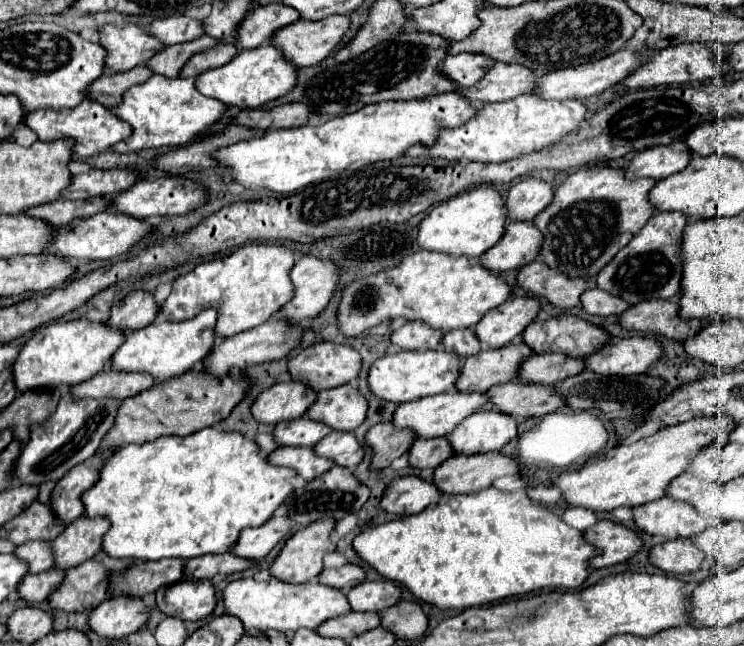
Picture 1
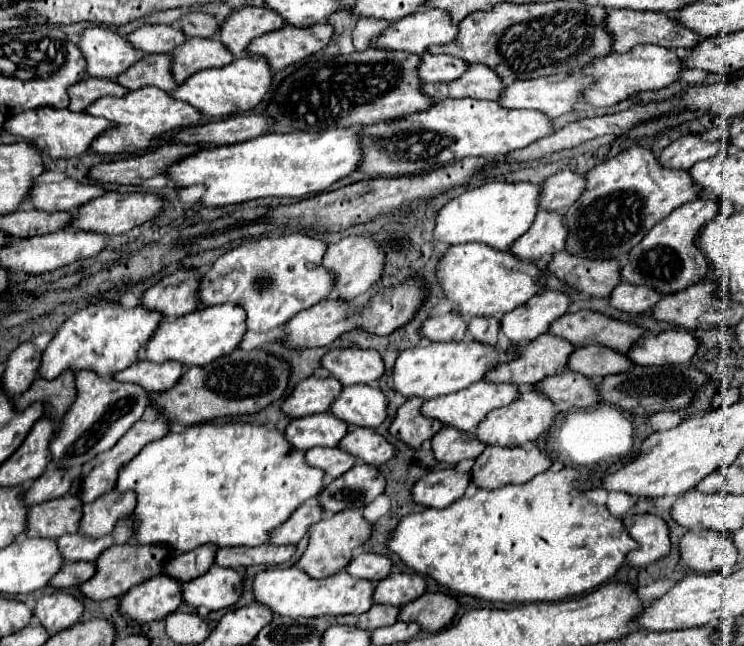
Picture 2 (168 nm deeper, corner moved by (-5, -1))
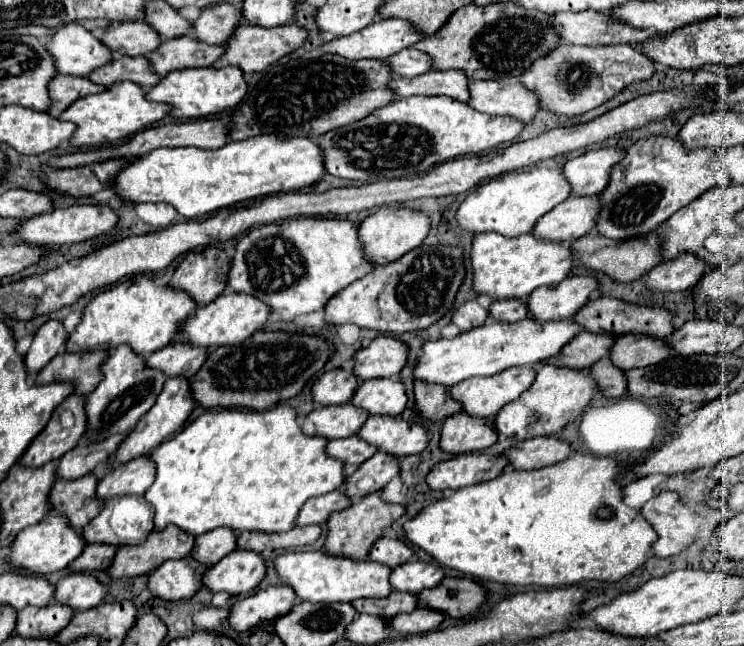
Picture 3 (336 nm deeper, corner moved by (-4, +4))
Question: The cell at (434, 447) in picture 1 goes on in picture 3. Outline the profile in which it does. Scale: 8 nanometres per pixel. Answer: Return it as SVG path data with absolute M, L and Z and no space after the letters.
M458 412L444 420L440 448L448 454L482 452L498 440L496 436L494 418L476 418L466 412Z

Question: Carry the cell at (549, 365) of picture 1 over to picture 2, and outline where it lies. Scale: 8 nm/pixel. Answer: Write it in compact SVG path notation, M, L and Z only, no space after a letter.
M589 345L589 347L575 349L567 361L569 371L581 373L589 379L601 379L605 375L627 371L629 367L631 367L629 359L623 353L617 353L601 345Z

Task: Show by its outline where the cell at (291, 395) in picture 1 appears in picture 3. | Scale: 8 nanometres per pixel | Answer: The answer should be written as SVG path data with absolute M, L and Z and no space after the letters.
M330 370L324 372L312 386L312 396L316 406L330 404L346 404L352 400L360 380L346 370Z

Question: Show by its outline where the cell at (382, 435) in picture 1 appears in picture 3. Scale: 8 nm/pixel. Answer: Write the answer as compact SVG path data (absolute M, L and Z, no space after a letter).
M416 380L414 394L416 394L416 410L420 412L422 418L440 422L462 410L460 402L450 396L448 386L438 386L438 384L428 384L424 380Z

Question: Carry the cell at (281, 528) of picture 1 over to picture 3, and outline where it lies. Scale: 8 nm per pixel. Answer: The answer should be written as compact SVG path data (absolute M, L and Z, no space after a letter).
M338 488L334 492L328 492L320 498L308 498L304 502L300 514L298 514L298 526L308 526L308 524L324 524L332 512L348 508L352 500Z

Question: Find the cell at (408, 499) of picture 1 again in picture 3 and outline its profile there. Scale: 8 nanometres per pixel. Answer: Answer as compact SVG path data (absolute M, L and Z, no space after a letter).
M484 452L460 454L446 462L436 464L428 474L428 486L432 490L444 488L466 488L484 480L492 480L504 472L508 466L508 458L504 456L490 456Z

